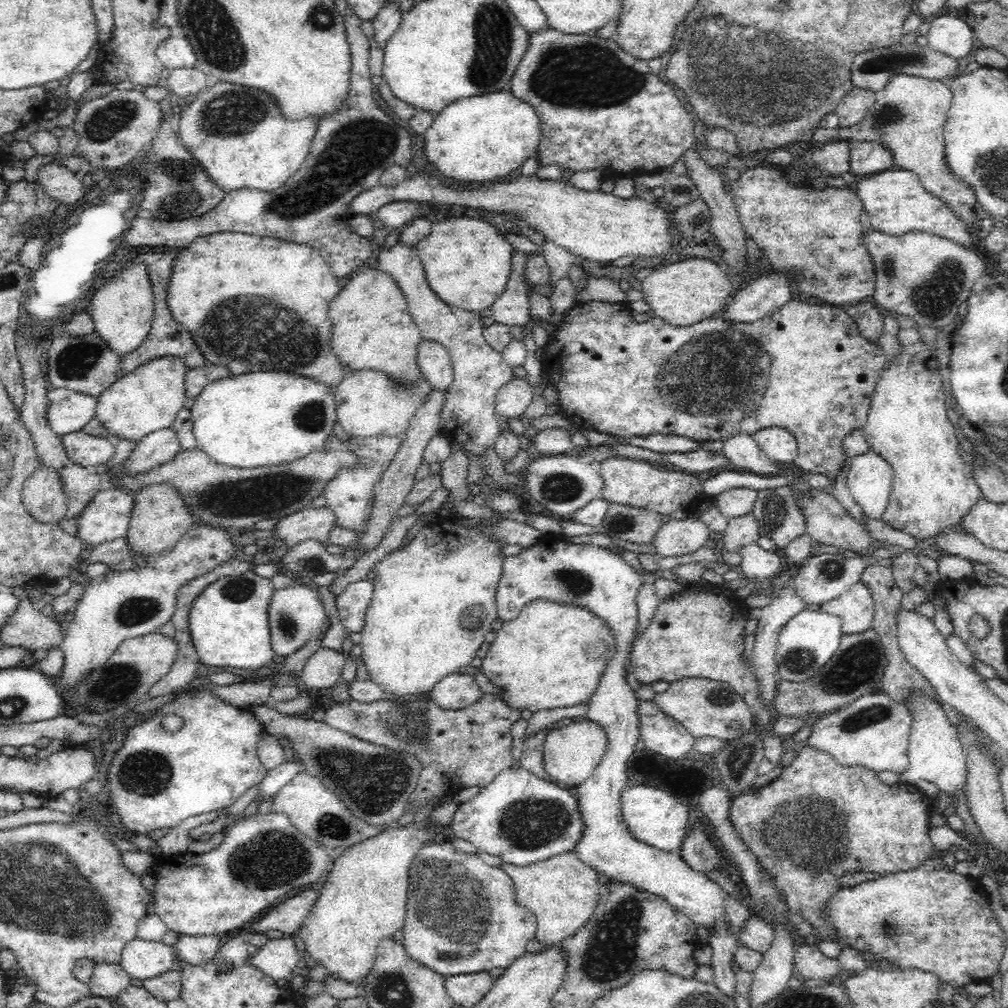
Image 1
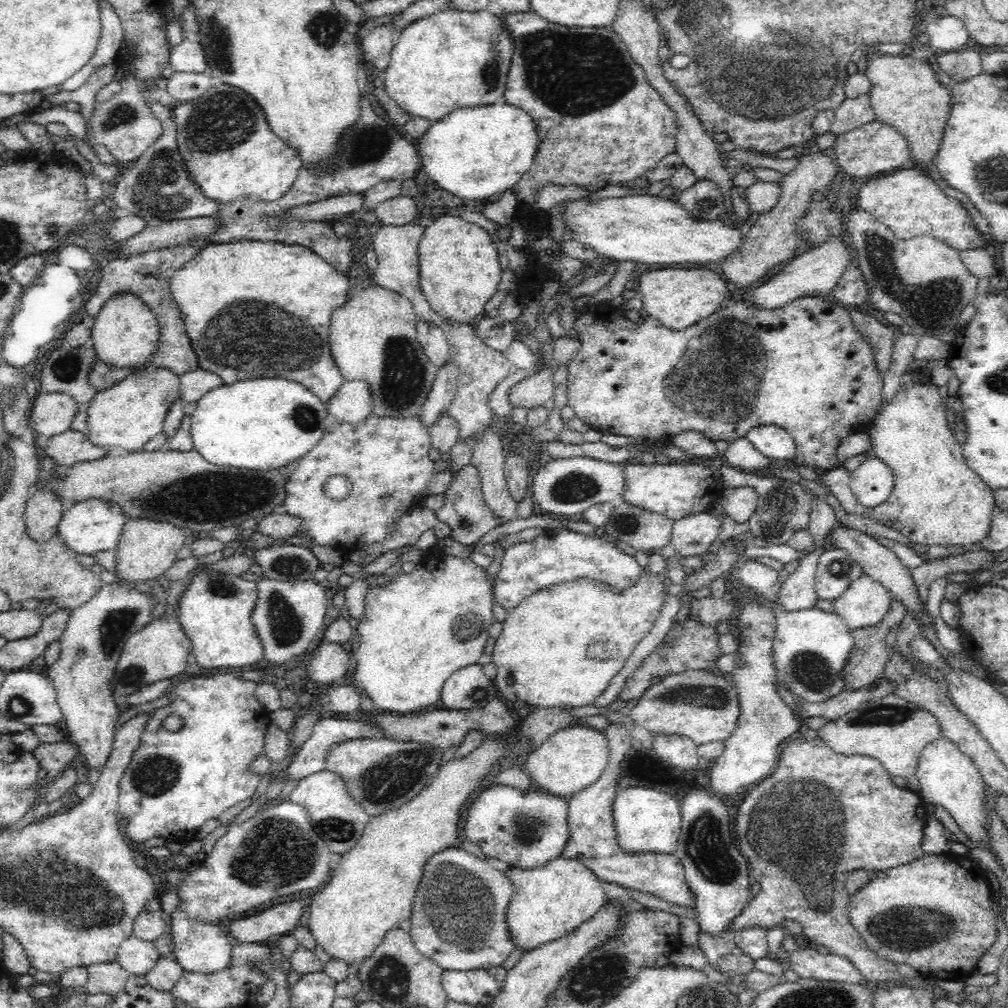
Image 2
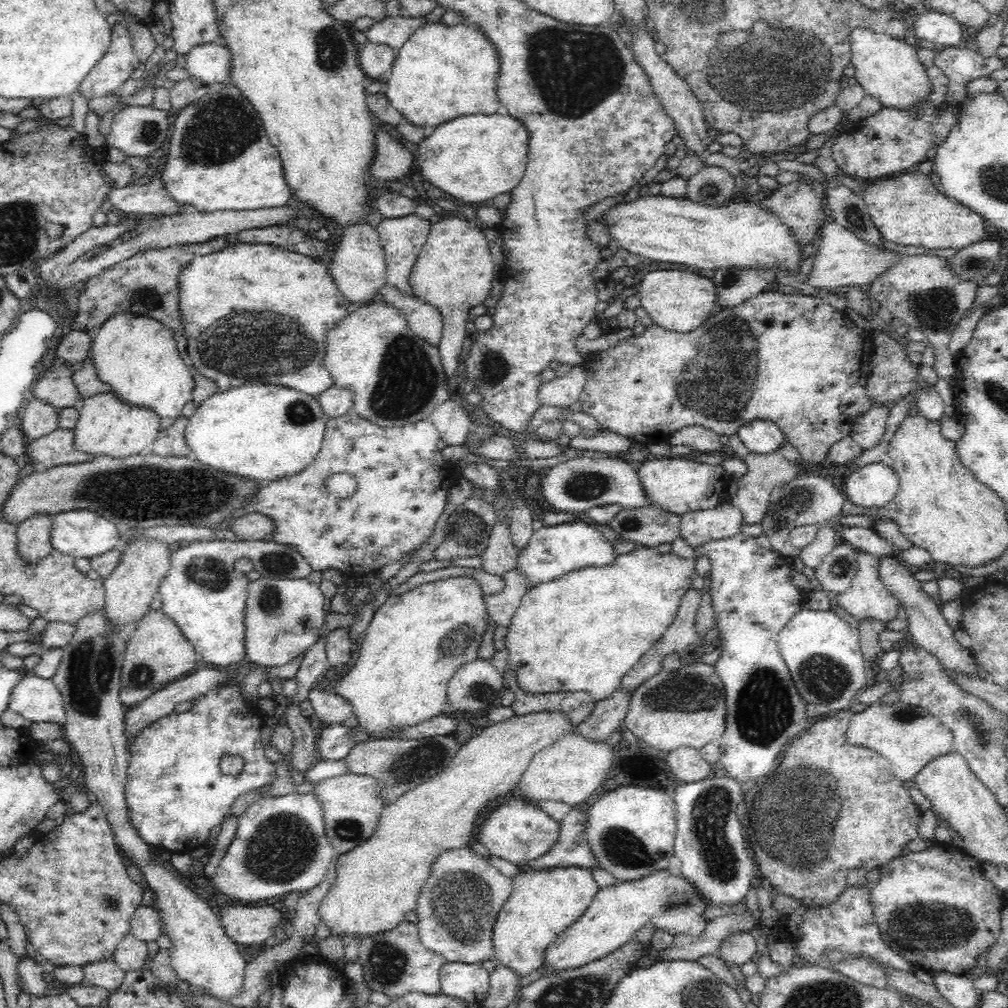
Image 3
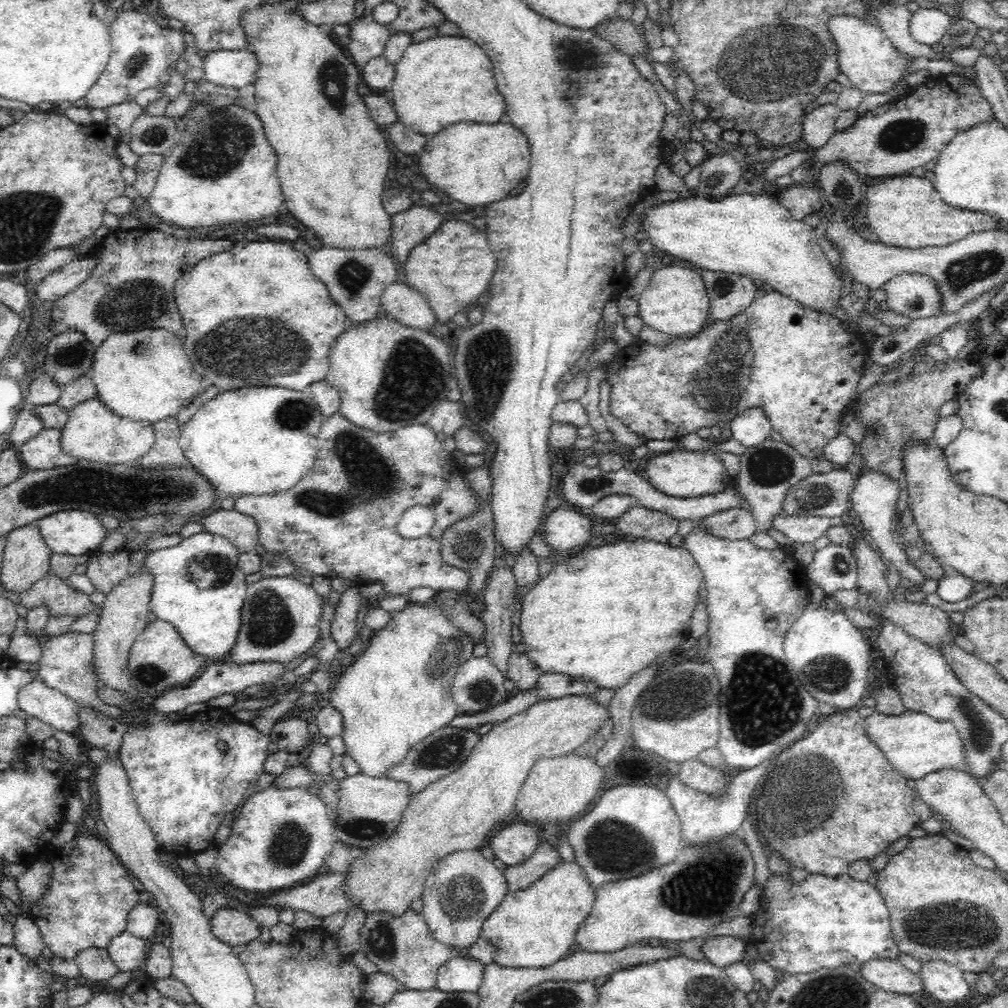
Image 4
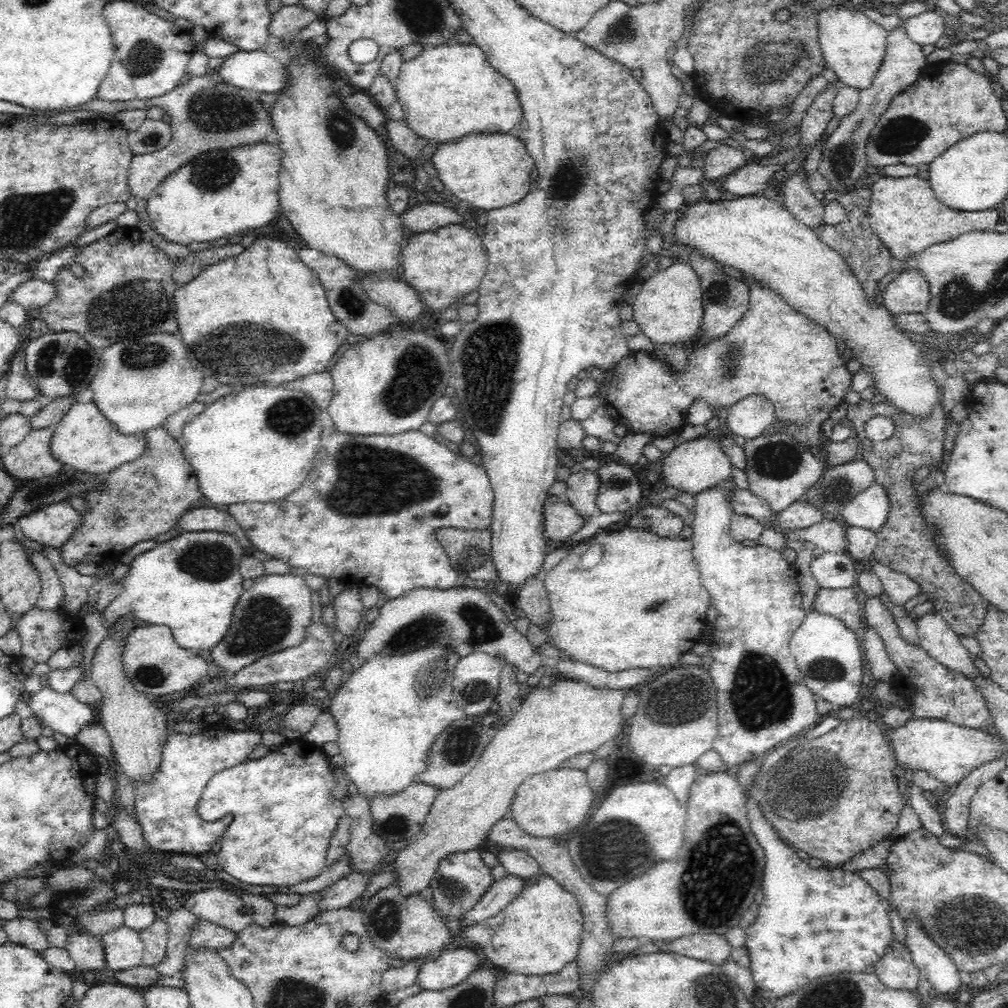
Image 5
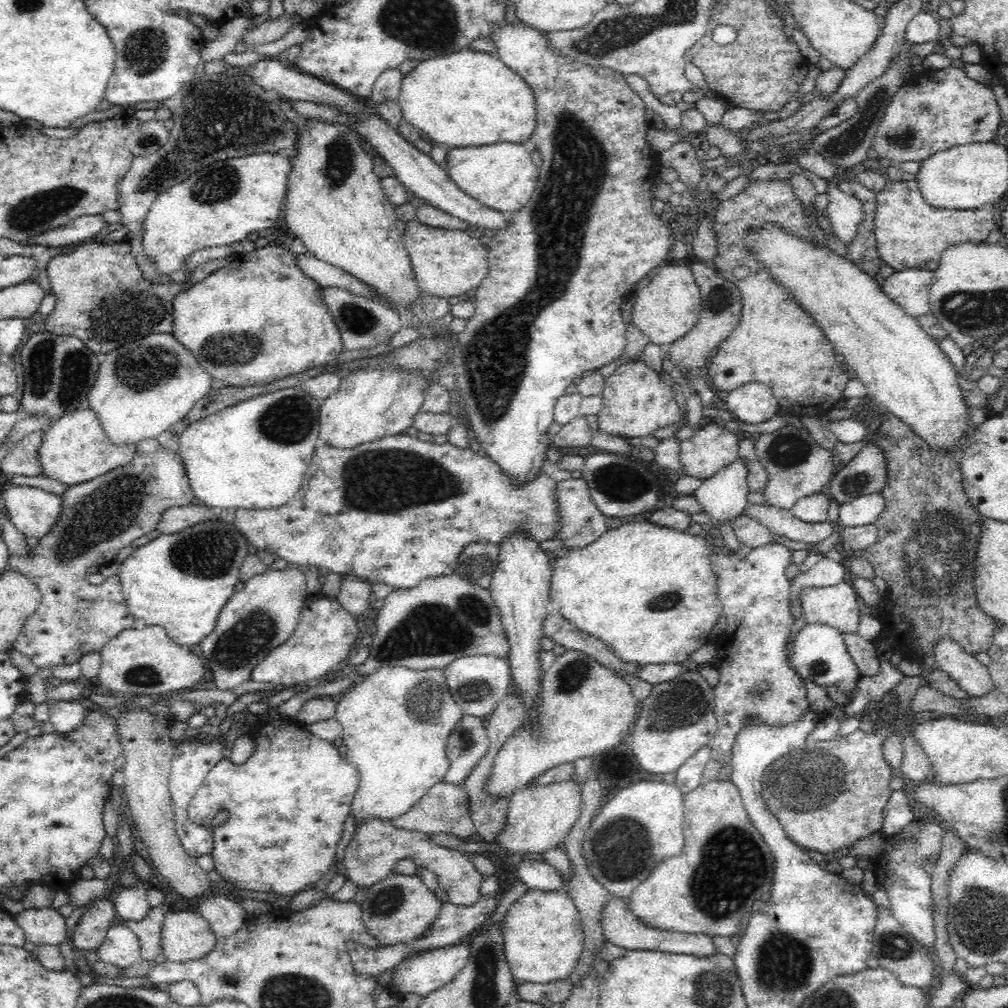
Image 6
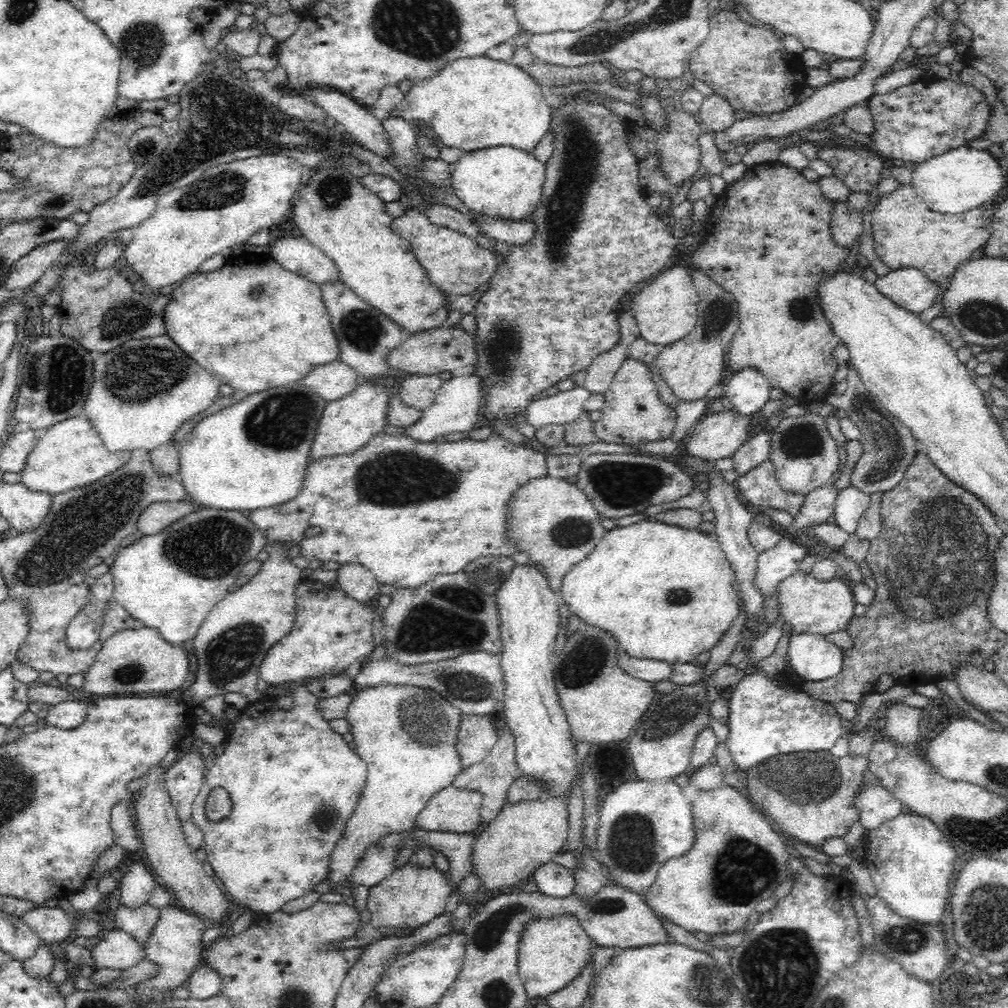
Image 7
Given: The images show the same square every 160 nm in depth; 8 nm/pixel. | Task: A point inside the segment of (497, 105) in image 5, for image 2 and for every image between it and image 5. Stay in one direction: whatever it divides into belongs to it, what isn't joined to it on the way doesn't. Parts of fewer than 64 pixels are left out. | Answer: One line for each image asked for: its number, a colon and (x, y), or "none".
2: (452, 58)
3: (441, 72)
4: (445, 80)

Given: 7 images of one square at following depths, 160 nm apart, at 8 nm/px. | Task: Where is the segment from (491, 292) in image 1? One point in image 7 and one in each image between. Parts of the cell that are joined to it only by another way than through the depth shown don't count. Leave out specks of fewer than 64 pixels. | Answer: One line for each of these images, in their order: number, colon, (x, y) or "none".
2: (458, 266)
3: (454, 271)
4: (453, 266)
5: (443, 265)
6: (448, 263)
7: (454, 263)

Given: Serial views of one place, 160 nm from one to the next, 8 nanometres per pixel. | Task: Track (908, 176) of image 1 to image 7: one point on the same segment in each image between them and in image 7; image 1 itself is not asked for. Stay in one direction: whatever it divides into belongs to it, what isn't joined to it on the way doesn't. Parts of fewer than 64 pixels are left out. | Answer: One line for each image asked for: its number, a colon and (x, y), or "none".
2: (910, 203)
3: (908, 209)
4: (906, 212)
5: (904, 213)
6: (910, 234)
7: (907, 234)

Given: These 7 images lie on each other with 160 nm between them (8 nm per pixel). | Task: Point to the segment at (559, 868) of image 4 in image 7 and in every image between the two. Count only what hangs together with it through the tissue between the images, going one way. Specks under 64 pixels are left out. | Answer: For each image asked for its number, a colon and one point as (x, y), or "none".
5: (539, 932)
6: (542, 932)
7: (552, 952)

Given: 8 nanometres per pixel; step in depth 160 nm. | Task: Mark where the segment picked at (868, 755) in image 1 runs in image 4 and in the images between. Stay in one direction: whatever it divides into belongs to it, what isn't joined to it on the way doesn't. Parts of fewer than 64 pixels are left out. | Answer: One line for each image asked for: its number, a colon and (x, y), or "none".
2: (894, 731)
3: (908, 737)
4: (915, 744)

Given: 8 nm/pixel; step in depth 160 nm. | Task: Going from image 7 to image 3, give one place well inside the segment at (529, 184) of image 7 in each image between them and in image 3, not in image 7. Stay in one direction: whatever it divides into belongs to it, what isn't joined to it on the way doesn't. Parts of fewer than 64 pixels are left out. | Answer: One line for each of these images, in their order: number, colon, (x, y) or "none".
3: (477, 157)
4: (478, 164)
5: (487, 171)
6: (502, 176)

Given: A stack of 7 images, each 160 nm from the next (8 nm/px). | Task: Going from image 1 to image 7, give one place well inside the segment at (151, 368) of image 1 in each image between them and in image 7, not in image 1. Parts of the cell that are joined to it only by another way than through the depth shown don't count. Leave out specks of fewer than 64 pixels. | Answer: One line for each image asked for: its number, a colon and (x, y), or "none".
2: (128, 415)
3: (106, 426)
4: (92, 432)
5: (83, 440)
6: (74, 449)
7: (71, 454)

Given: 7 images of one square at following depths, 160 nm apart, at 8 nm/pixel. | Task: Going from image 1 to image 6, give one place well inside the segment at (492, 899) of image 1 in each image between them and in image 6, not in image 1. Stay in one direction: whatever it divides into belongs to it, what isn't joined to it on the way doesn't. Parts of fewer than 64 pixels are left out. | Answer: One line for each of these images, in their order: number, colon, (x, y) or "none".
2: (458, 919)
3: (456, 910)
4: (464, 887)
5: (461, 878)
6: (377, 847)

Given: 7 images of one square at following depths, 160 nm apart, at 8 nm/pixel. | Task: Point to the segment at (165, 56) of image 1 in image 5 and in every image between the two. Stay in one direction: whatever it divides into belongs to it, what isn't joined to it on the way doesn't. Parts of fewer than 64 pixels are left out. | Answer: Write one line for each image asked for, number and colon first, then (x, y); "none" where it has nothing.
2: (189, 56)
3: (210, 63)
4: (234, 69)
5: (256, 70)

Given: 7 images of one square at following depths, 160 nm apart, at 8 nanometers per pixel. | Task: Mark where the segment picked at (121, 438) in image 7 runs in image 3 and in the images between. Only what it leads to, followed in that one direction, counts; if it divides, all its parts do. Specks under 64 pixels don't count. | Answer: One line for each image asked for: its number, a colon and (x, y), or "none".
3: (137, 357)
4: (146, 375)
5: (140, 382)
6: (142, 388)

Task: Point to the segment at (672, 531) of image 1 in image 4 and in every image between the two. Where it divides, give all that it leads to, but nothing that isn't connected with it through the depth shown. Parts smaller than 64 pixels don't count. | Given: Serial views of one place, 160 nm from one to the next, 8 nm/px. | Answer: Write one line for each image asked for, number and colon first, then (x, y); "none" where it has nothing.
2: (692, 535)
3: (697, 527)
4: (732, 524)

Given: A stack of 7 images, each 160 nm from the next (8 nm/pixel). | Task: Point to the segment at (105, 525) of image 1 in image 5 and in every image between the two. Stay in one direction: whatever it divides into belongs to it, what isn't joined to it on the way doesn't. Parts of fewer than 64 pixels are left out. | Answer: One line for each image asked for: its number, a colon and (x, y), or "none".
2: (94, 525)
3: (79, 533)
4: (72, 532)
5: (53, 524)

